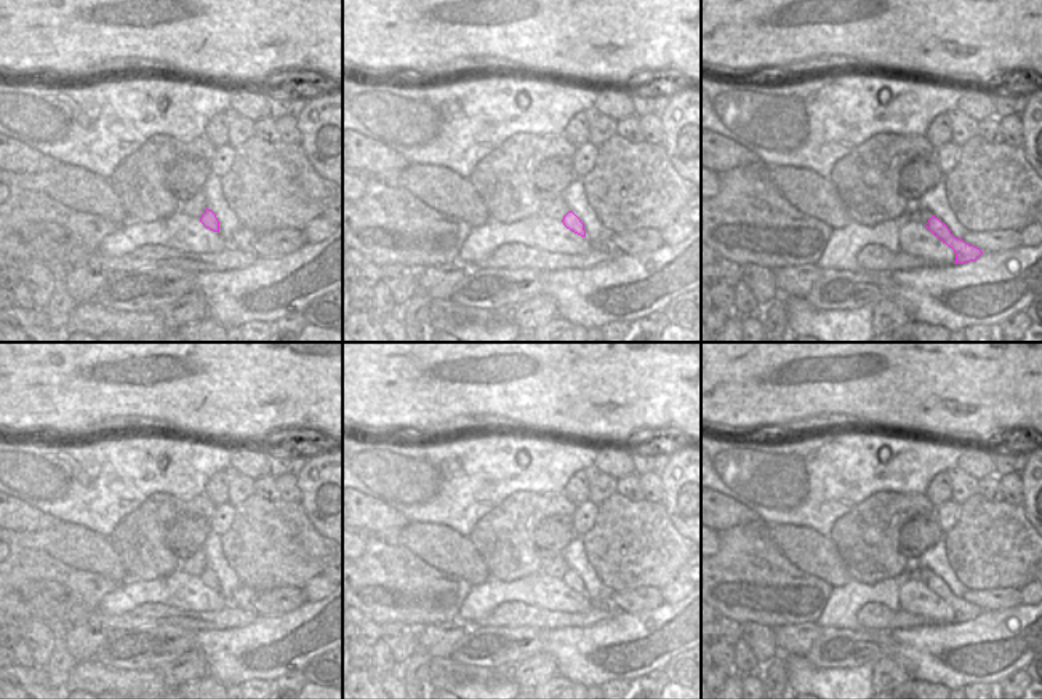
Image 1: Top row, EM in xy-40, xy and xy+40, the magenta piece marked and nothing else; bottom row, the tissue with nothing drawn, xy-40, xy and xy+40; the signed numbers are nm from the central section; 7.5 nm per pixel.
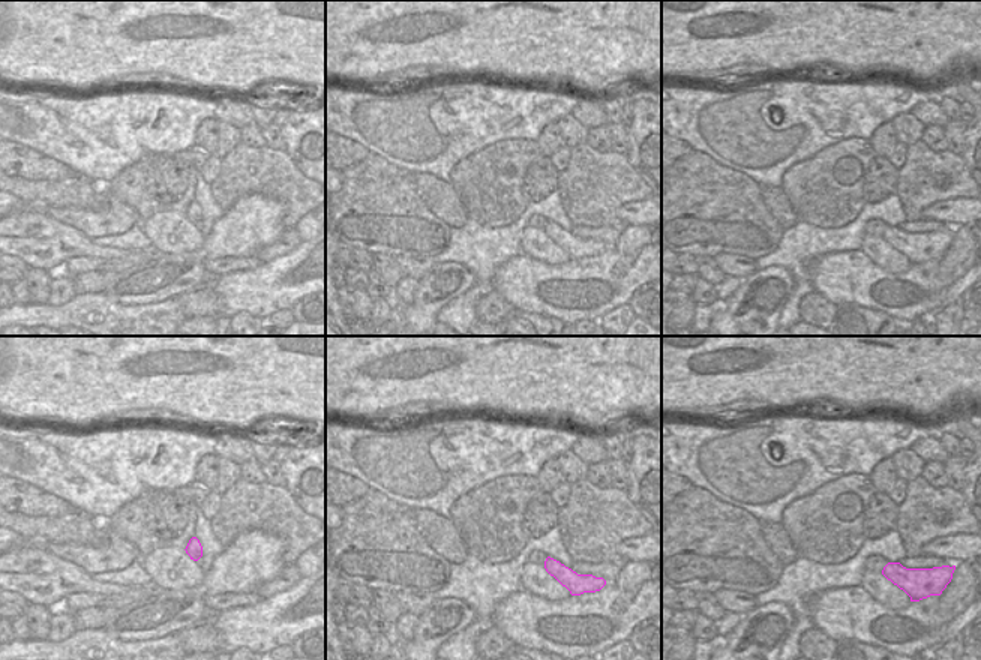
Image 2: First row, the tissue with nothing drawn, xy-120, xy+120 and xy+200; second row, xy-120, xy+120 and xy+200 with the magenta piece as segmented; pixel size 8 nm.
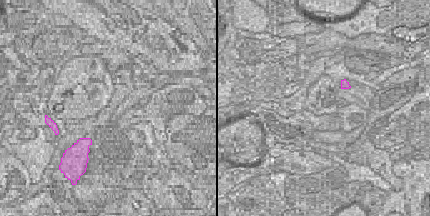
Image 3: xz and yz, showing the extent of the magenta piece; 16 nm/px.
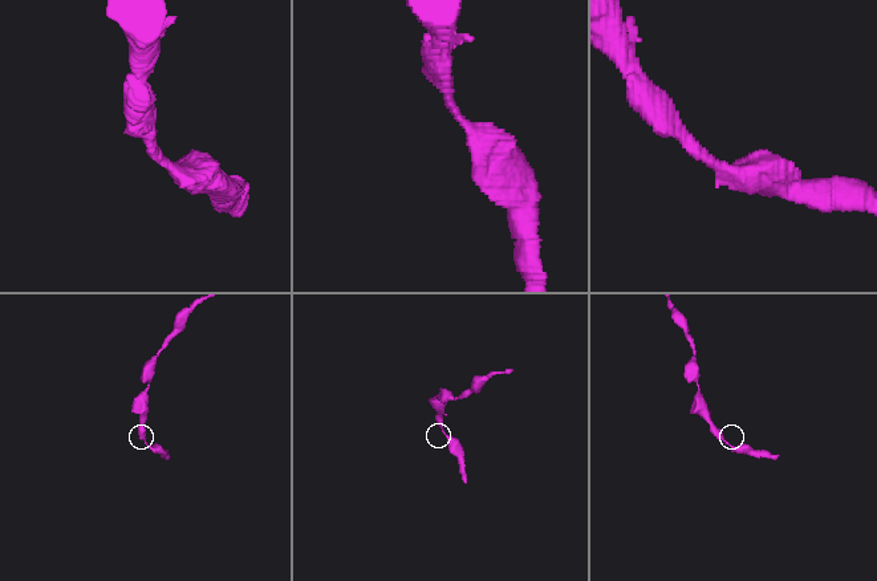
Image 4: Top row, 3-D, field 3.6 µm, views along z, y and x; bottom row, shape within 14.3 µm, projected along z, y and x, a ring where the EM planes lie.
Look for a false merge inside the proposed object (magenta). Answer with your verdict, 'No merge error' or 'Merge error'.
No merge error.

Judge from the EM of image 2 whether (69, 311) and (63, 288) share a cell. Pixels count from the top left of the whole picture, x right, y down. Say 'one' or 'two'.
two

